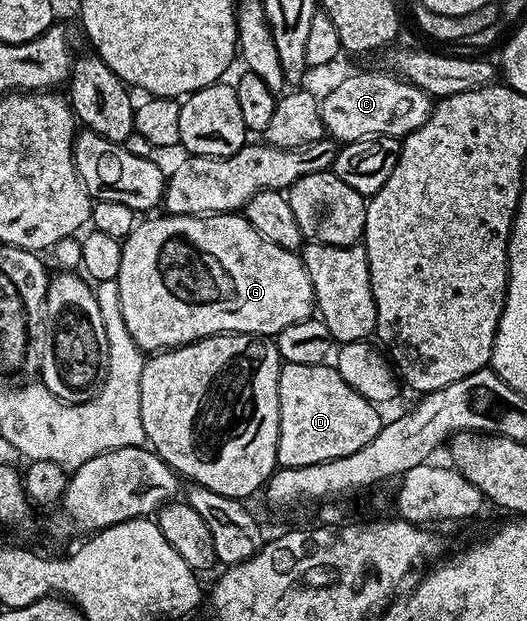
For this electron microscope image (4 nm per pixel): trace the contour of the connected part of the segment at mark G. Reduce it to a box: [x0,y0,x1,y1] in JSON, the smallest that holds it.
[116,213,316,352]

